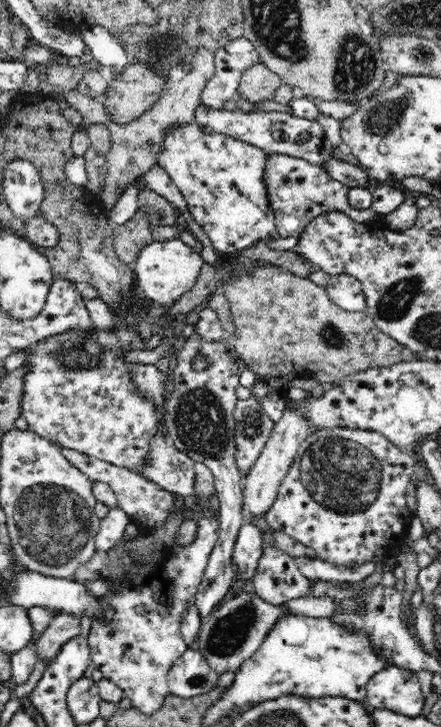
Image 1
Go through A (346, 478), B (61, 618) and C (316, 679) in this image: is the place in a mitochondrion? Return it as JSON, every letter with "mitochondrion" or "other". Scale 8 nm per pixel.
{"A":"mitochondrion","B":"other","C":"other"}

